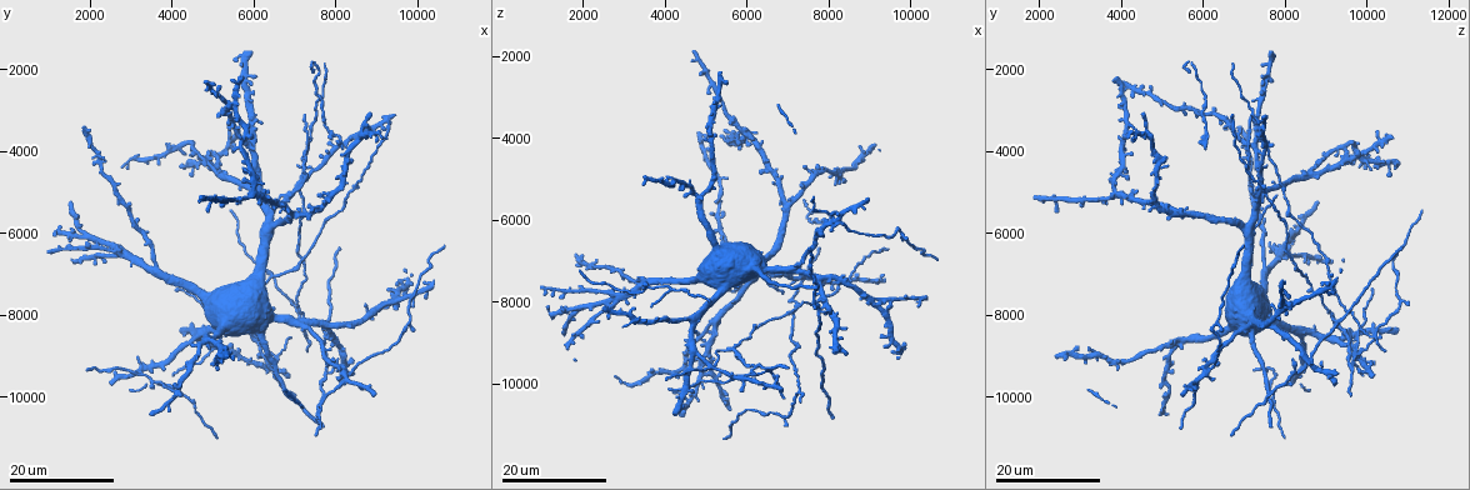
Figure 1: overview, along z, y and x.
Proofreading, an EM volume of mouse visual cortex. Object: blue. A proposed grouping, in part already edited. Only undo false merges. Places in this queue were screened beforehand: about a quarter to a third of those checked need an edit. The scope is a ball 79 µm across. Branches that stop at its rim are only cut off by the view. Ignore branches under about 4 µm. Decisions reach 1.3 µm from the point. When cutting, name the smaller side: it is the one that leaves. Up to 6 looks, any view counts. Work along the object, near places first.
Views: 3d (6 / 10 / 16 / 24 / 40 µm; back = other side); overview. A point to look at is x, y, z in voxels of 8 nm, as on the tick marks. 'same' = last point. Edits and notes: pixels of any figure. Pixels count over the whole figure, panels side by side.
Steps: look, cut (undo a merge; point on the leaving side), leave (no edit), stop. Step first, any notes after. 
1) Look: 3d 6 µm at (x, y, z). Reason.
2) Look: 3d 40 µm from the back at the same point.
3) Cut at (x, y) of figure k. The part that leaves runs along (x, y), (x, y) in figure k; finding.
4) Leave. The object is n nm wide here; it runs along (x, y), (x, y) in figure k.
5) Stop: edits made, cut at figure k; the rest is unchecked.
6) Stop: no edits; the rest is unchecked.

Look: 3d 24 µm at (6850, 5050, 7350). Thin arm on a thick one.

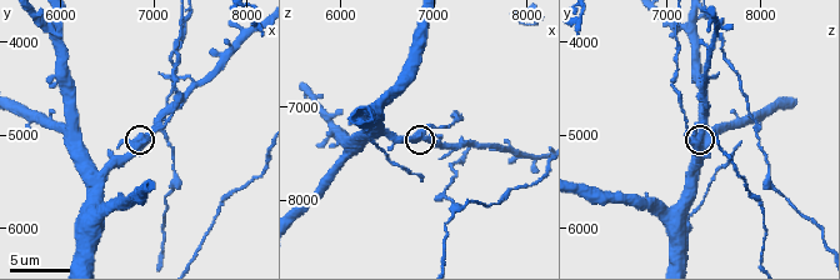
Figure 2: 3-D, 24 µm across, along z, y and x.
Look: 3d 6 µm at the same point.

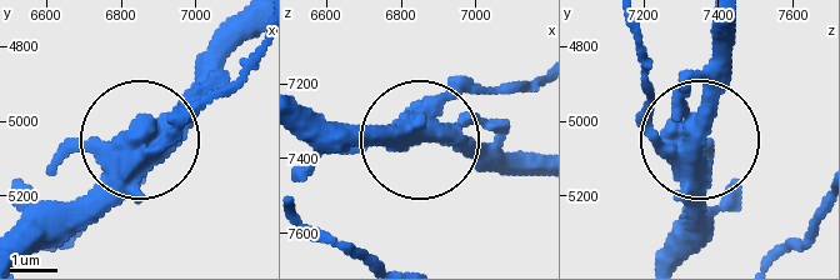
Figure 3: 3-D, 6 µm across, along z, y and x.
Cut at (60, 161) of figure 3. The object is 430 nm wide here; the part that leaves runs along (133, 165), (249, 58) in figure 3; two neurons meet here.

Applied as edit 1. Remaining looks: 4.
Look: 3d 10 µm at (6300, 5800, 7300).

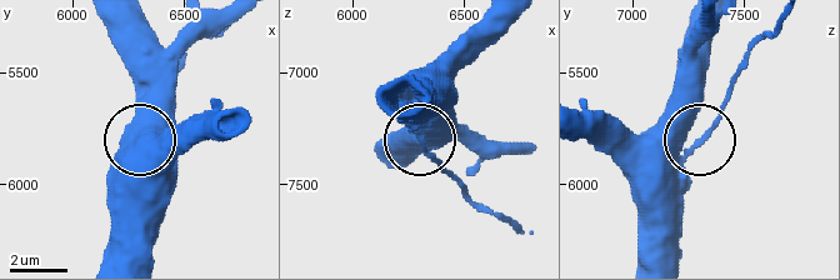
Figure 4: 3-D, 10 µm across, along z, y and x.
Cut at (714, 125) of figure 4. The part that leaves runs along (685, 149), (721, 109), (750, 44), (779, 23) in figure 4; two neurons meet here.

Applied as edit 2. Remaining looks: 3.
Look: overview.

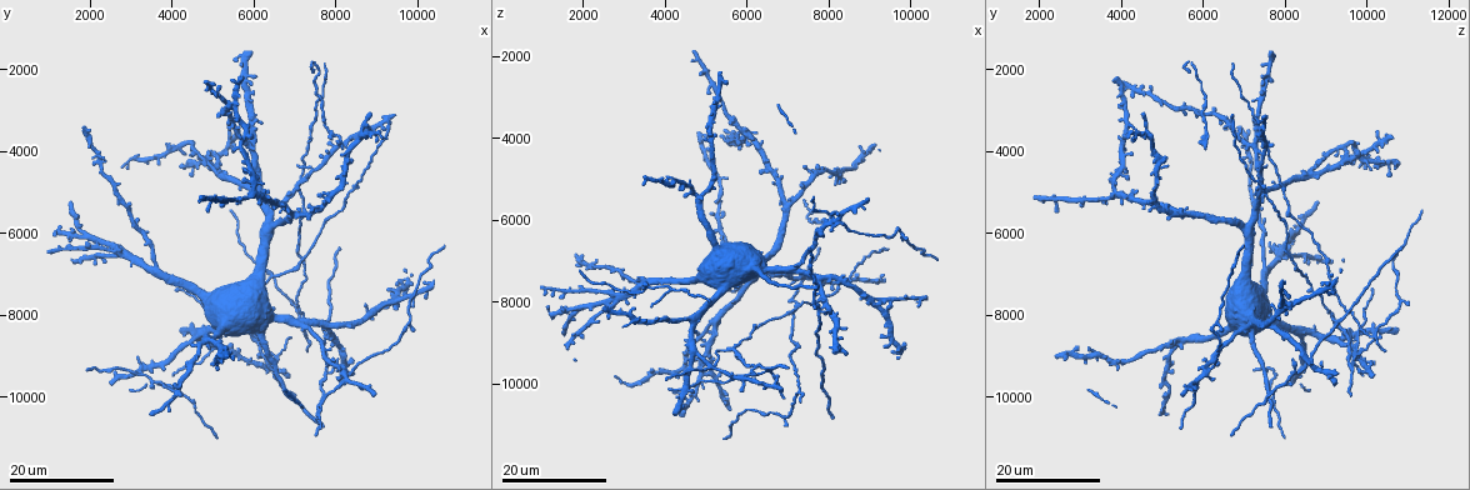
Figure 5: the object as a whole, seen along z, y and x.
Look: 3d 16 µm at (7750, 9450, 8200). Two arms in line, one across.

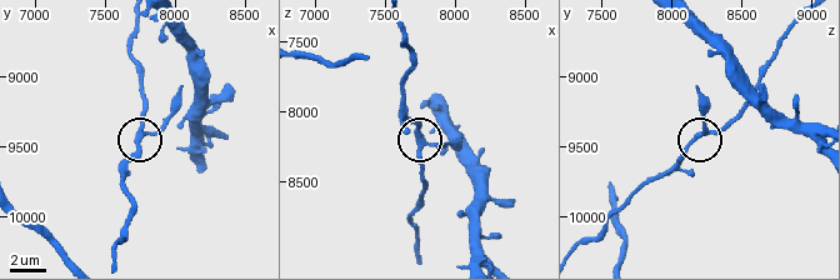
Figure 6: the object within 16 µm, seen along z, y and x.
Look: 3d 6 µm at (7780, 9420, 8240). Closer look.

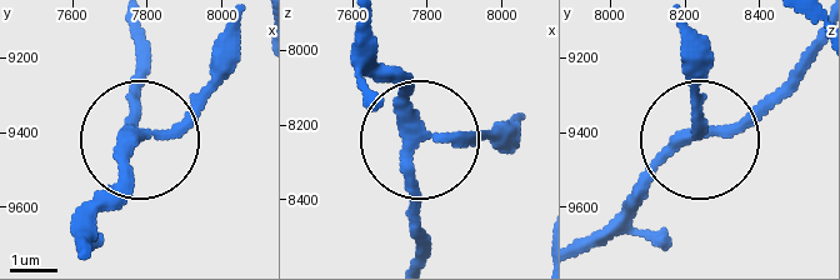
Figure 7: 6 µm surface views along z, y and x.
Leave. The object is 240 nm wide here; it runs along (236, 26), (224, 75), (176, 123), (140, 138), (93, 238) in figure 7; continuous, no second neuron.

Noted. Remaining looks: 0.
Stop: edits made, cut at figure 3, cut at figure 4; the rest is unchecked.

